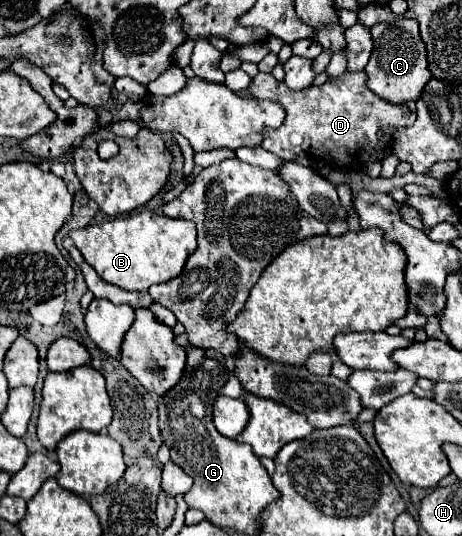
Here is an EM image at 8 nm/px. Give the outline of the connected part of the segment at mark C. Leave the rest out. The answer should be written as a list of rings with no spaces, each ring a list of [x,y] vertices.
[[[399,18],[395,22],[379,22],[371,26],[371,36],[375,48],[365,66],[367,88],[391,104],[407,104],[409,100],[417,102],[421,98],[425,84],[431,80],[425,44],[419,36],[417,20]]]

